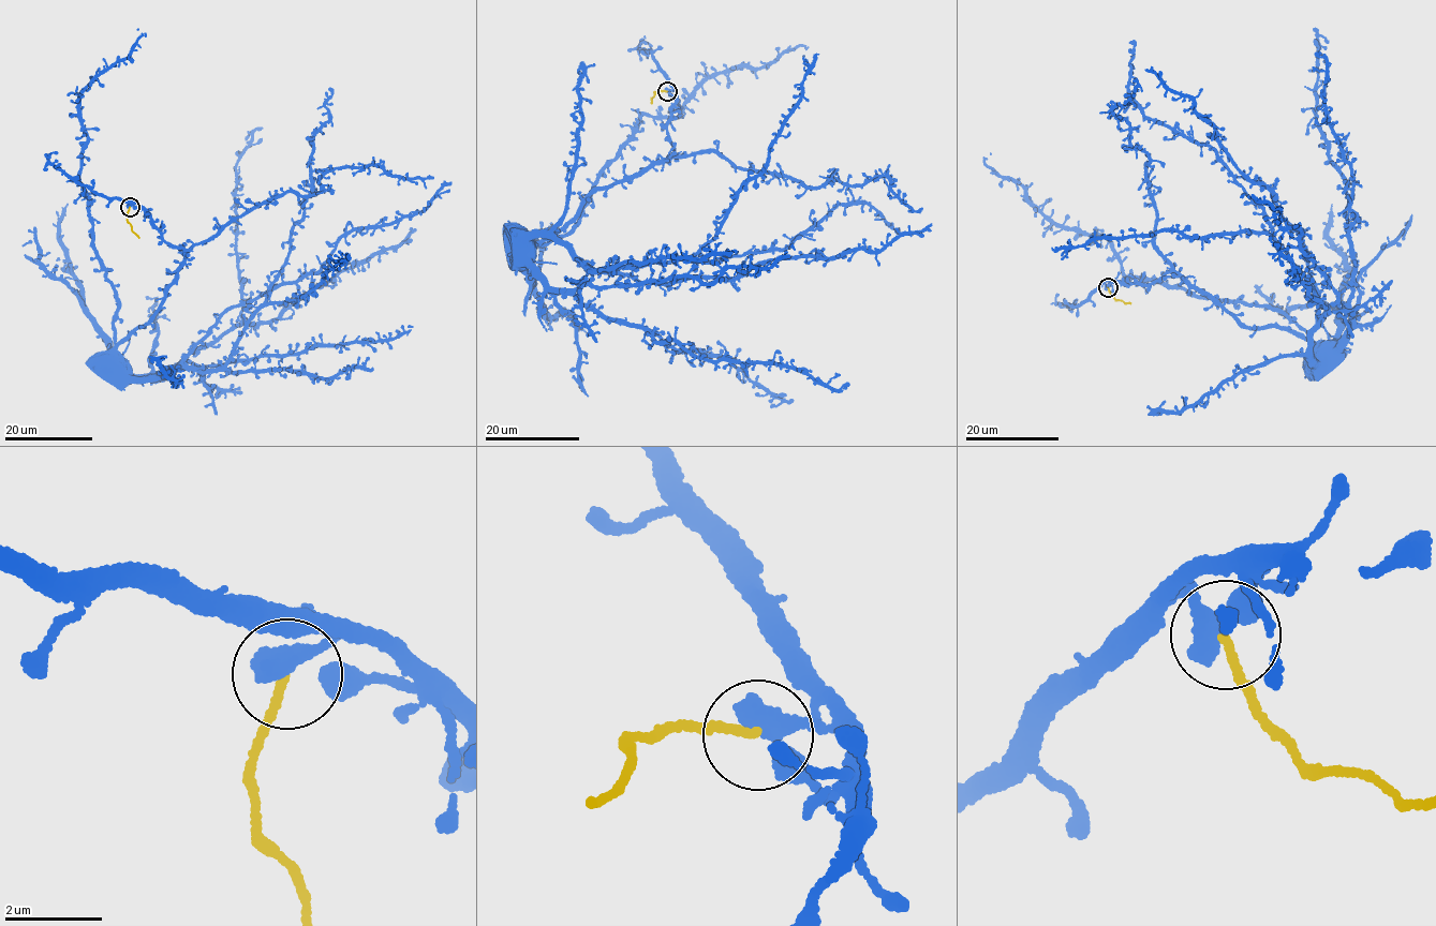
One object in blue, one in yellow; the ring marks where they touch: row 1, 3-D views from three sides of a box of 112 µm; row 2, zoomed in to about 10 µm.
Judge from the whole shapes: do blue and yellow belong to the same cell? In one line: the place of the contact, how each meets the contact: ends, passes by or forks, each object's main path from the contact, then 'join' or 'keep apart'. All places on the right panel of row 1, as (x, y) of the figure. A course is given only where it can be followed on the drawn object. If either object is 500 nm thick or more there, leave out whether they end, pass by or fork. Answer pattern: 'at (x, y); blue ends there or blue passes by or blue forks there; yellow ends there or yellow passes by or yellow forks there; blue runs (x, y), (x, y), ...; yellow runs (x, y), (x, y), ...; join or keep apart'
at (1108, 287); blue runs (1108, 286), (1105, 281), (1115, 279), (1146, 284), (1171, 272), (1246, 327), (1273, 327), (1304, 339), (1312, 370); yellow runs (1108, 287), (1114, 298), (1130, 303); keep apart

